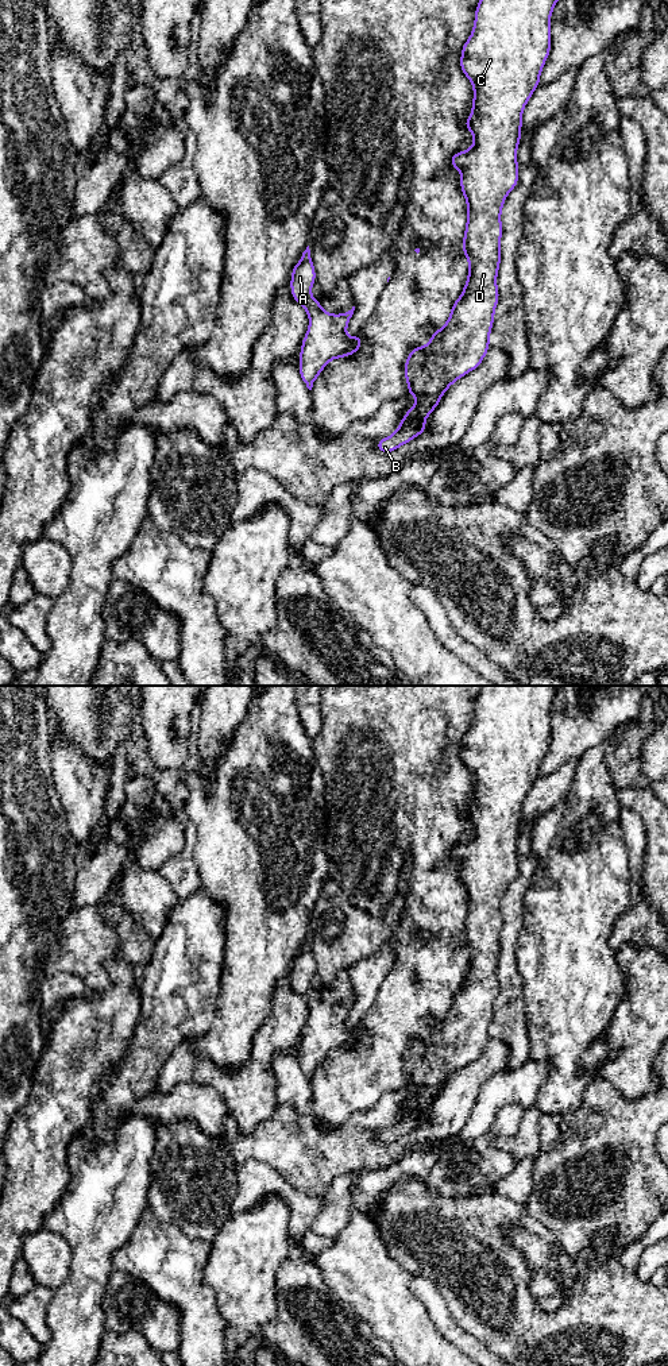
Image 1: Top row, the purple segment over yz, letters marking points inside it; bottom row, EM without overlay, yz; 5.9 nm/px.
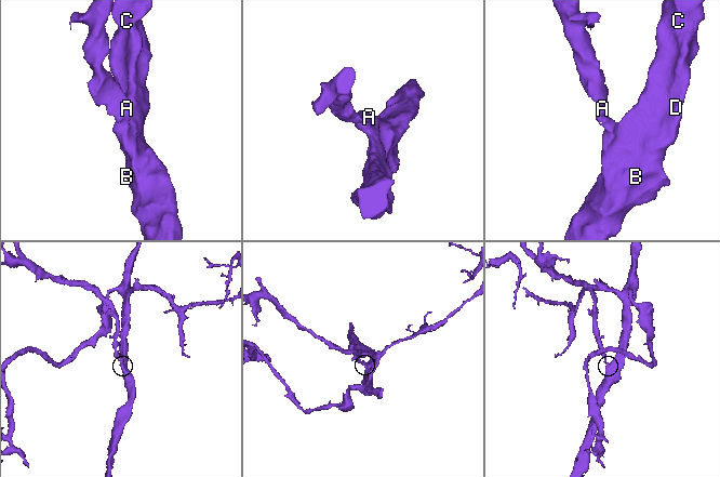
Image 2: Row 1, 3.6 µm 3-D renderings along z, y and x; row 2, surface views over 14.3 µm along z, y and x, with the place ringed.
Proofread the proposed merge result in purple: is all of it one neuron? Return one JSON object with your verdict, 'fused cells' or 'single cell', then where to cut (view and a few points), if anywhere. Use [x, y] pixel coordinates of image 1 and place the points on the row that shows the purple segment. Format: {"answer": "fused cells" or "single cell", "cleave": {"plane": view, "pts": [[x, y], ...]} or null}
{"answer": "single cell", "cleave": null}

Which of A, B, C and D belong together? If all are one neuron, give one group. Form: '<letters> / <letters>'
A B C D

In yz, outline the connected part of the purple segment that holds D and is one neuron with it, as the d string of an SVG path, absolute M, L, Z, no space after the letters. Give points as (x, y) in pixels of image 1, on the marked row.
M479 0L475 9L474 28L462 47L460 69L472 84L472 113L464 120L466 128L474 135L474 144L467 151L455 153L449 163L462 173L460 189L467 201L467 223L463 236L463 255L468 258L468 277L463 293L453 302L451 315L441 329L436 329L426 346L414 347L403 366L408 394L417 402L405 413L397 431L375 443L383 454L391 454L401 445L425 432L425 418L440 404L448 387L467 373L478 368L490 350L490 332L499 300L497 275L501 265L501 212L507 194L517 186L520 170L517 147L521 142L522 111L534 89L540 85L540 74L551 53L551 16L557 0Z

